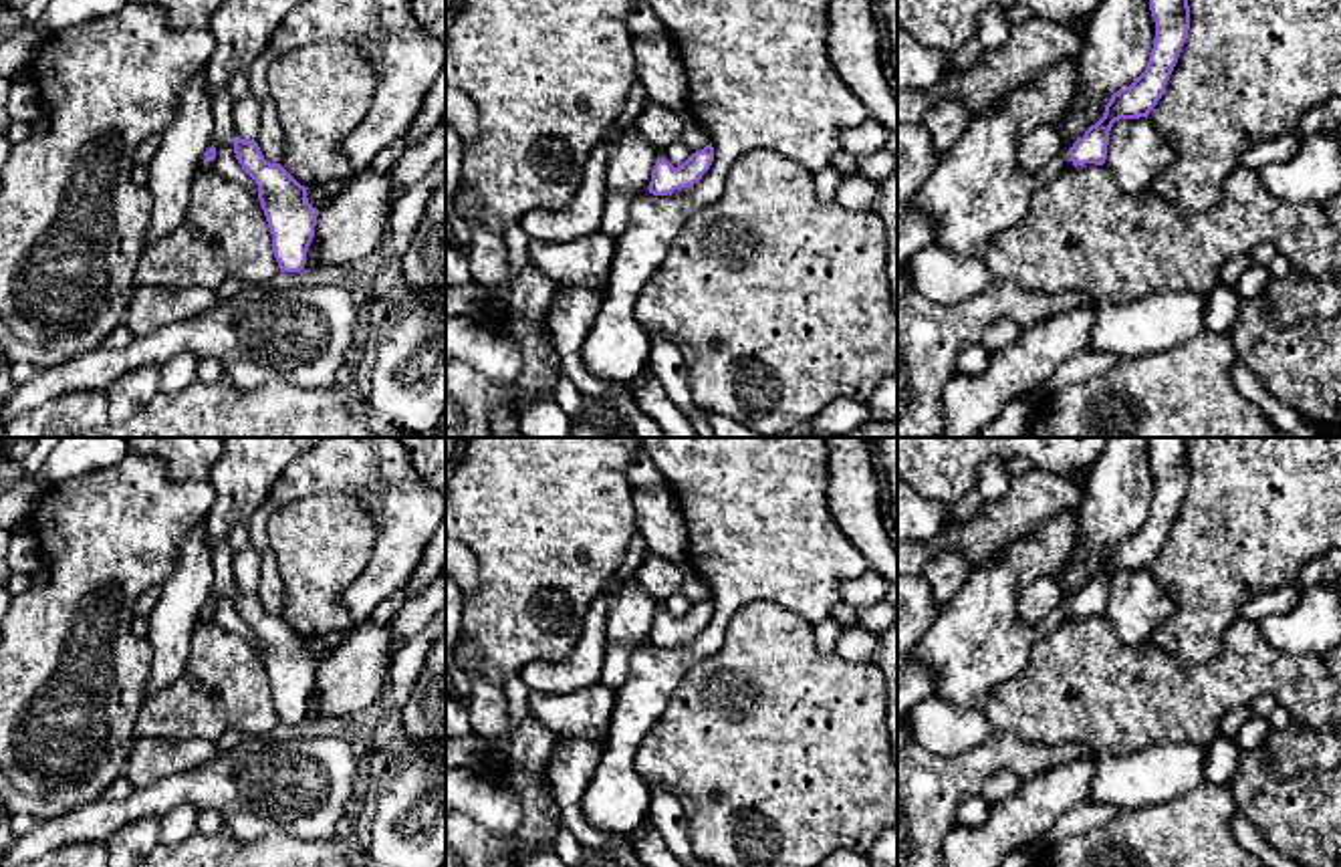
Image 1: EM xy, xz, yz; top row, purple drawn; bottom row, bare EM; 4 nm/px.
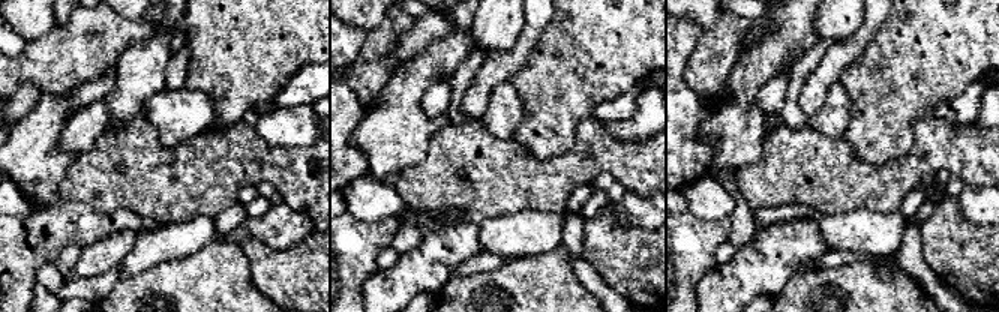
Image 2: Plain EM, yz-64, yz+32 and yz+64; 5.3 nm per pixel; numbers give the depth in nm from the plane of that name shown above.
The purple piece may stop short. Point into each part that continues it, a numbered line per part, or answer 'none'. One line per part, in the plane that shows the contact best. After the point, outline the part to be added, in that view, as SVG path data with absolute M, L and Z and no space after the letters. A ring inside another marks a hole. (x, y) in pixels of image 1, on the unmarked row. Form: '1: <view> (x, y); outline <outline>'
1: yz (979, 642); outline M1081 506L1039 522L982 569L972 569L958 595L940 609L913 659L932 669L934 696L980 708L1000 684L1018 675L1032 643L1073 621L1063 601L1039 623L1018 617L1018 597L1039 577L1059 575L1071 556Z

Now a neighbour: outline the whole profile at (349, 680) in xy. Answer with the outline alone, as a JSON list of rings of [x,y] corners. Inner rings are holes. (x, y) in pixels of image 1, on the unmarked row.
[[[355,623],[333,655],[319,661],[315,694],[319,720],[343,718],[371,706],[389,684],[395,643],[391,623]]]

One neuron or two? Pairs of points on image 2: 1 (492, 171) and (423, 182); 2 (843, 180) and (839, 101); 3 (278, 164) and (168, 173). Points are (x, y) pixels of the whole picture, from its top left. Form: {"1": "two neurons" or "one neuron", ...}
{"1": "one neuron", "2": "two neurons", "3": "one neuron"}

